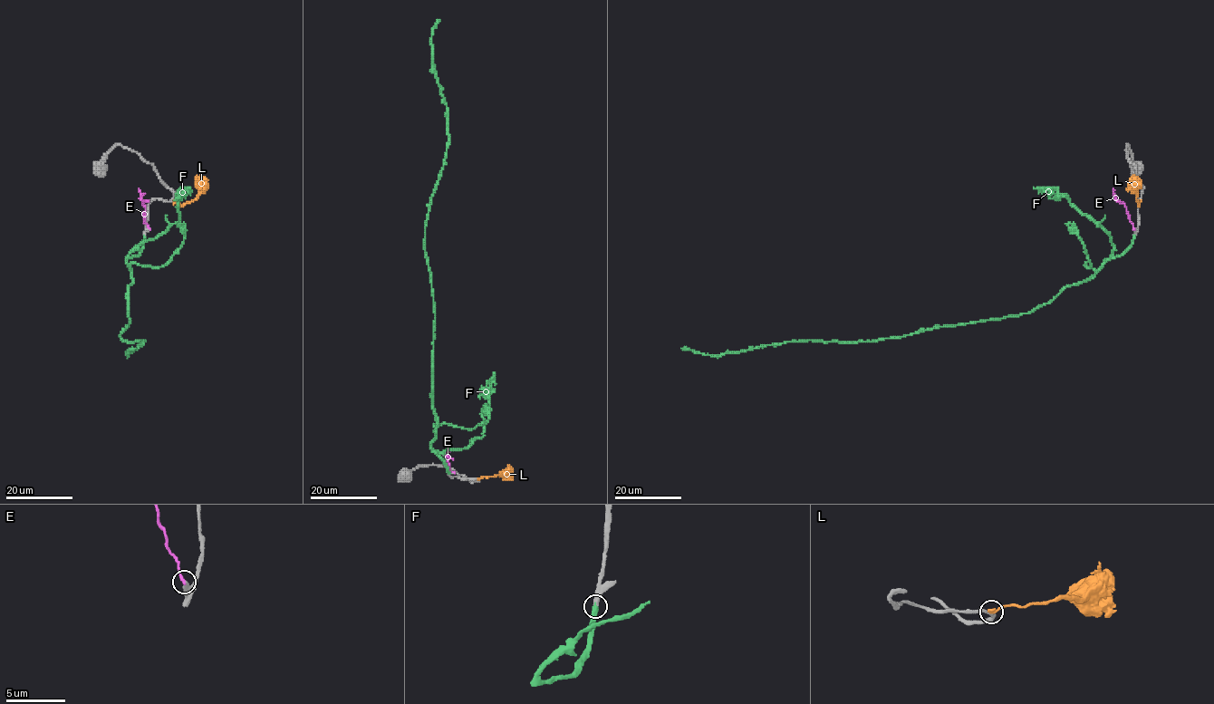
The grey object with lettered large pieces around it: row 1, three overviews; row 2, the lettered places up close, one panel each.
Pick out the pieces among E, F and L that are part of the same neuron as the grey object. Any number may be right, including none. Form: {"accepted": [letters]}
{"accepted": ["F"]}

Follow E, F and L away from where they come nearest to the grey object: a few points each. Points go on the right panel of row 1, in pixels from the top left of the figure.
E: (1134, 228), (1126, 206), (1116, 198), (1112, 188)
F: (1134, 236), (1129, 246), (1086, 280), (1065, 285), (1026, 313), (873, 341), (799, 341), (719, 355), (680, 347)
L: (1140, 200), (1139, 205), (1132, 175)

